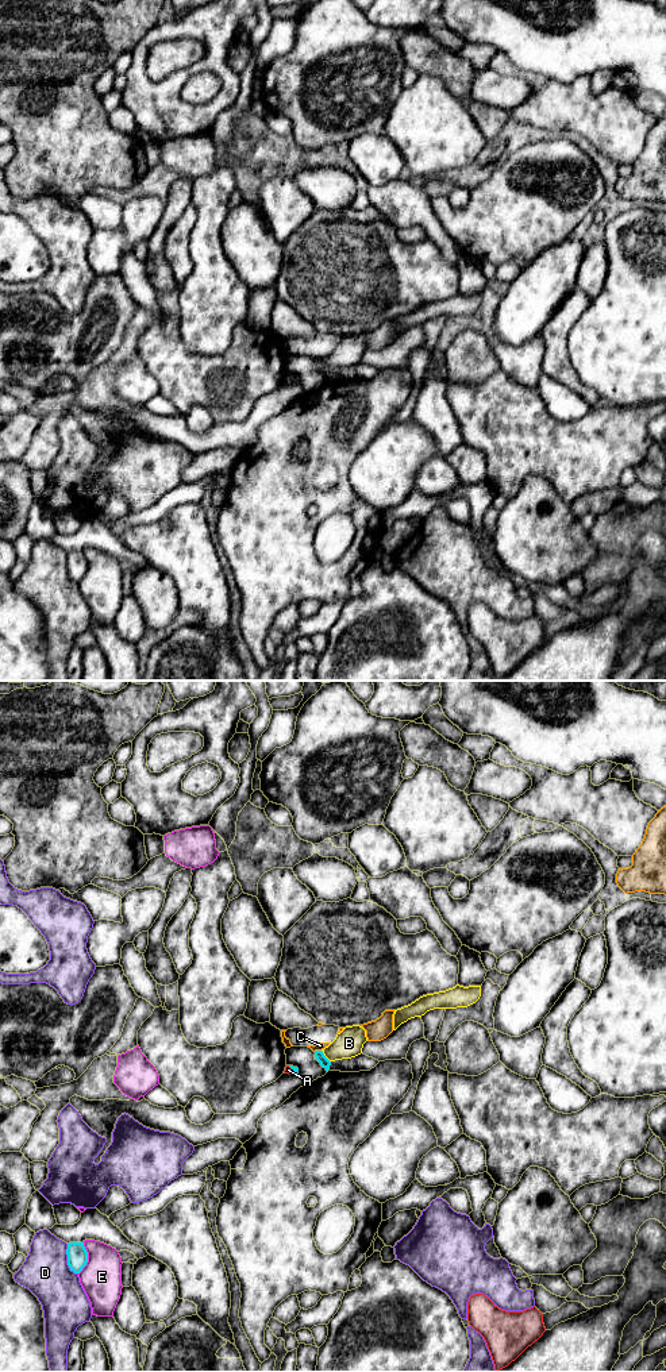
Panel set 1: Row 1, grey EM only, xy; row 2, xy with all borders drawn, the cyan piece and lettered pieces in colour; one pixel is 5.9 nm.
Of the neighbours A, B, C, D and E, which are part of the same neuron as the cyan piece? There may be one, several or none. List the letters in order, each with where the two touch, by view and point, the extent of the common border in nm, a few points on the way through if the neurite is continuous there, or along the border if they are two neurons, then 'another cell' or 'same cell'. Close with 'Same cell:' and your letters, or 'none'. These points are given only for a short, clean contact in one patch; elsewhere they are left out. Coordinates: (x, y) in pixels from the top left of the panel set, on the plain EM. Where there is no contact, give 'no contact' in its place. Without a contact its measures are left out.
A: meets cyan in xy at (292, 378); contact 60 nm long; border along xy (288, 374), (293, 381); another cell
B: meets cyan in xy at (324, 365); contact 90 nm long; border along xy (322, 358), (330, 370); another cell
C: meets cyan in xy at (316, 359); contact 50 nm long; border along xy (320, 358), (314, 359); another cell
D: meets cyan in xy at (68, 569); contact 200 nm long; another cell
E: meets cyan in xy at (87, 566); contact 200 nm long; another cell
Same cell: none

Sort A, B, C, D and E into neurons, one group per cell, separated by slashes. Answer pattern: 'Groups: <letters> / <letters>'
Groups: A / B / C / D / E

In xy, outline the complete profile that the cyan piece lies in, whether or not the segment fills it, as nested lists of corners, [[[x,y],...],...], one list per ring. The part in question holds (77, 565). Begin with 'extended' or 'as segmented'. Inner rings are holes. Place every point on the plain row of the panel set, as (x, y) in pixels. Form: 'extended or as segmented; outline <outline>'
as segmented; outline [[[70,551],[66,558],[68,574],[74,582],[80,582],[88,571],[88,560],[84,551]]]

